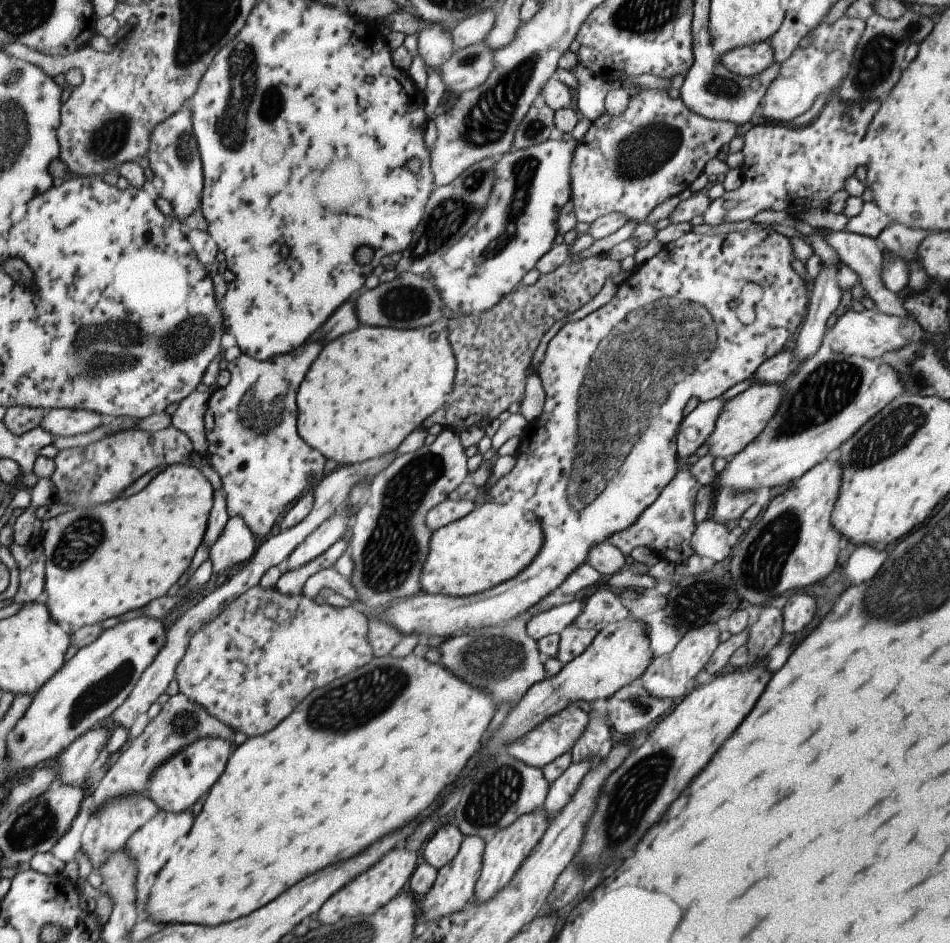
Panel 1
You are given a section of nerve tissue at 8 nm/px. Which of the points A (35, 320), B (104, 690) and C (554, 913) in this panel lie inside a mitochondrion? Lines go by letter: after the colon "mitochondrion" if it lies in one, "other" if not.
A: other
B: mitochondrion
C: other

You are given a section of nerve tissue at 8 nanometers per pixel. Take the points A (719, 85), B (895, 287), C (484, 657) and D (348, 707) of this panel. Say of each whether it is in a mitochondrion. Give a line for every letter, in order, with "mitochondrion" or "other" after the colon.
A: mitochondrion
B: other
C: mitochondrion
D: mitochondrion

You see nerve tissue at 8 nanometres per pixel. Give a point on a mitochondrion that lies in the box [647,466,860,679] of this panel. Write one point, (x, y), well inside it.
(766, 556)

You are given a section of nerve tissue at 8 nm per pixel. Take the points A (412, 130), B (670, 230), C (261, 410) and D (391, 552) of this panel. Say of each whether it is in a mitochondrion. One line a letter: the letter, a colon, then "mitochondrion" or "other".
A: other
B: other
C: mitochondrion
D: mitochondrion

